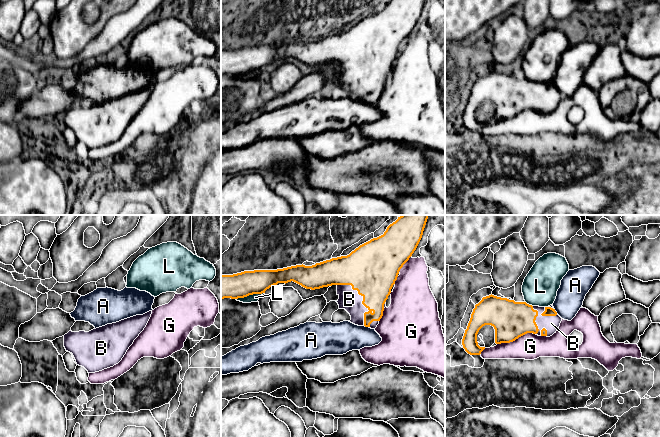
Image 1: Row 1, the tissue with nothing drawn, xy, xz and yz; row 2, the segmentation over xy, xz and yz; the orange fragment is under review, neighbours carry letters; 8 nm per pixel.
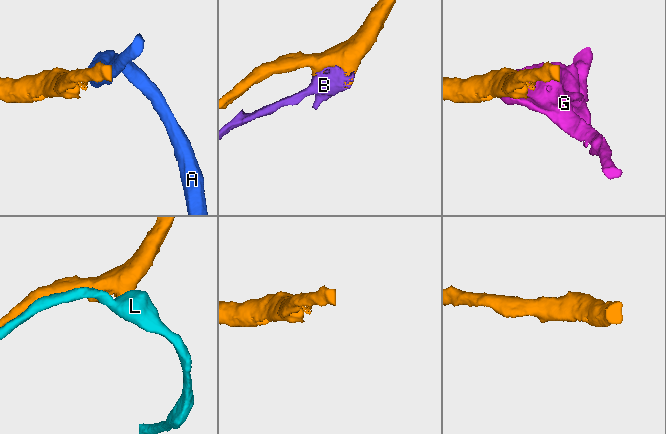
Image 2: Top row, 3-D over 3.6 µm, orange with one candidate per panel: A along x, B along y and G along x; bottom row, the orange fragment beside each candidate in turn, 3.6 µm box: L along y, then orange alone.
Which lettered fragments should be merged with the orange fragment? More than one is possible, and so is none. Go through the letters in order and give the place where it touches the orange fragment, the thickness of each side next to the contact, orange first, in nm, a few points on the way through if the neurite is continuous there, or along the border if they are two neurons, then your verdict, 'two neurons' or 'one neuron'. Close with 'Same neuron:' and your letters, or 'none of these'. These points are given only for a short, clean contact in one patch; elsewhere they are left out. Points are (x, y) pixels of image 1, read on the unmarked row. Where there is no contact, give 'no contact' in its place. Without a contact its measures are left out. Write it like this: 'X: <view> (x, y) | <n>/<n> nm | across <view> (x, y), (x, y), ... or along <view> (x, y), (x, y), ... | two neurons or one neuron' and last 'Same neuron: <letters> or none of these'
A: yz (555, 87) | 70/220 nm | along yz (554, 84), (557, 89) | two neurons
B: xz (363, 74) | 420/170 nm | one neuron
G: yz (516, 114) | 300/220 nm | two neurons
L: xz (249, 70) | 200/60 nm | two neurons
Same neuron: B

